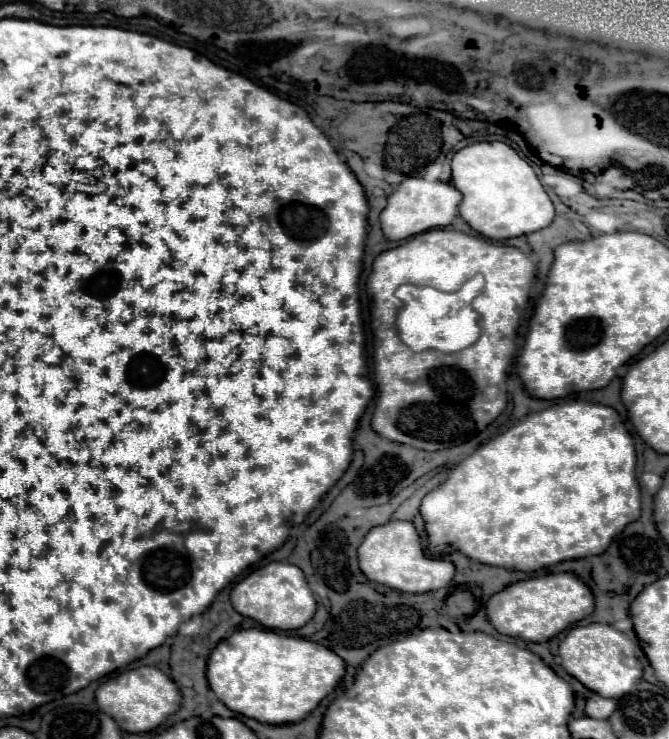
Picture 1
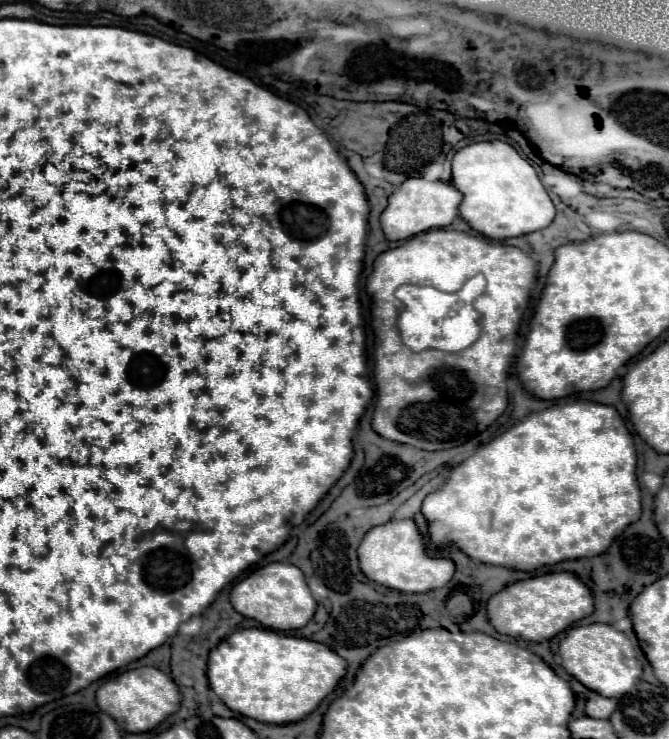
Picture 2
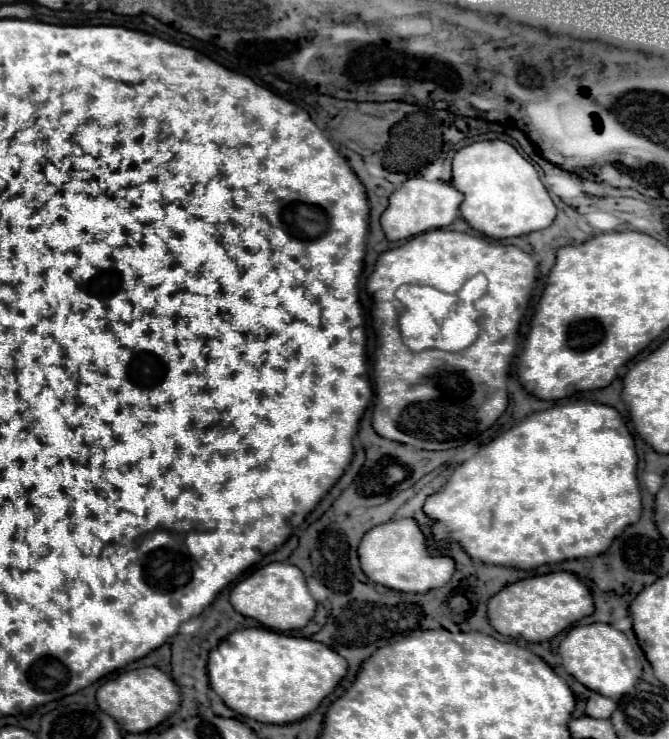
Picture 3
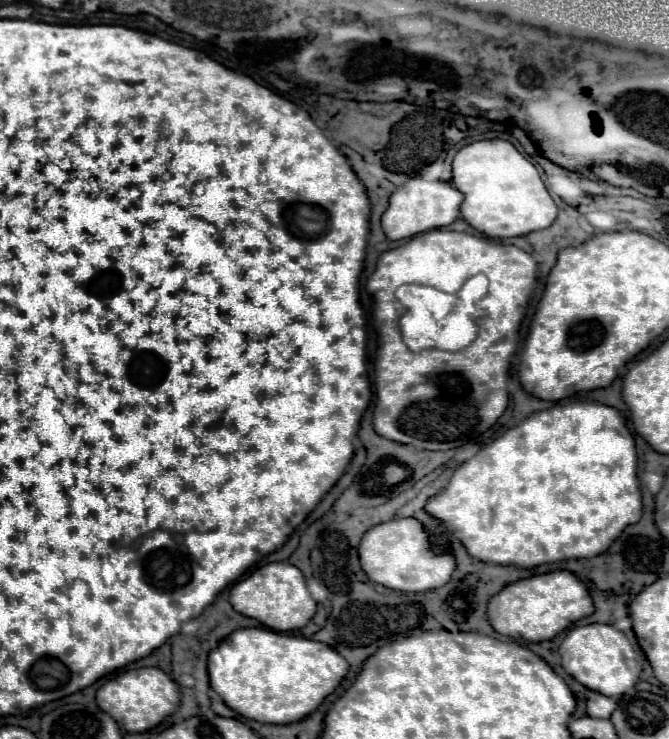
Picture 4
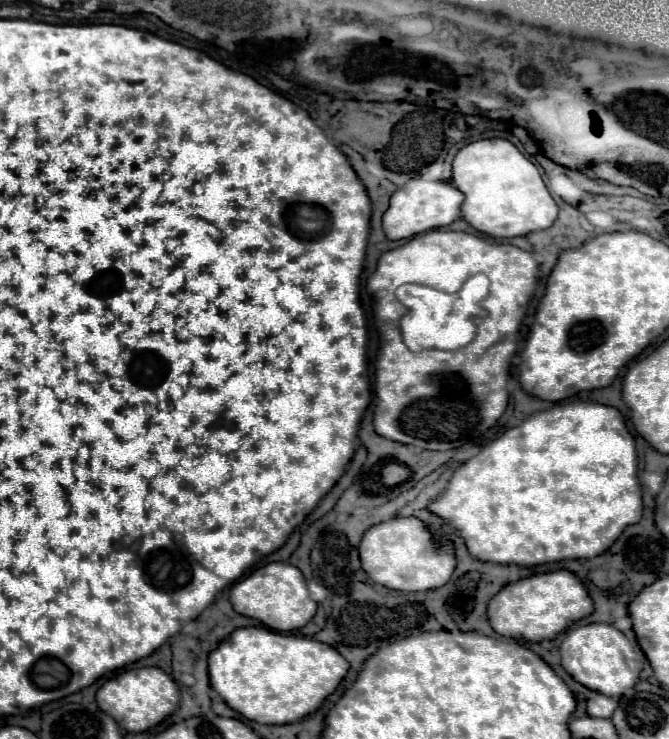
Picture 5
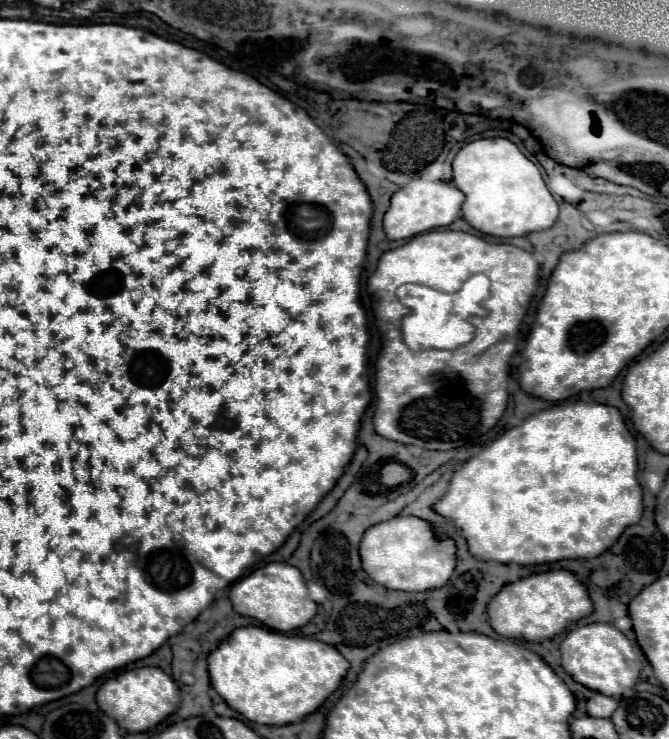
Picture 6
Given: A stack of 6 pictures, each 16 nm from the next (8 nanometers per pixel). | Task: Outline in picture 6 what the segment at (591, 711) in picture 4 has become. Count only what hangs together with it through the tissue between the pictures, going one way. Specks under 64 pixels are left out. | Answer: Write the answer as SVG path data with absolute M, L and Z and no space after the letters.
M594 692L592 698L588 700L588 714L590 716L600 716L600 718L610 718L614 710L618 708L618 702L610 696L604 696L600 692Z

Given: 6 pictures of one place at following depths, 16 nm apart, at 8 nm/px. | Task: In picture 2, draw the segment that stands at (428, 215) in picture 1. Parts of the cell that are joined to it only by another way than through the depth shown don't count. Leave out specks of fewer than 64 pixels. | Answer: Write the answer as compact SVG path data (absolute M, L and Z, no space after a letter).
M408 178L390 194L388 206L380 216L380 224L388 240L404 240L432 228L450 226L452 220L458 216L460 202L462 194L450 182L428 182L424 178Z

